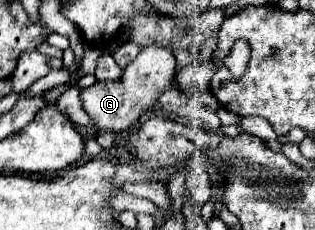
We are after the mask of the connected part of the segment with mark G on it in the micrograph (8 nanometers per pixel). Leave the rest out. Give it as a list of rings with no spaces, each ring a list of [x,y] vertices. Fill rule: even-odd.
[[[147,45],[137,55],[137,59],[125,67],[123,77],[119,81],[95,81],[95,85],[83,89],[81,91],[83,109],[93,119],[93,123],[101,129],[109,129],[115,133],[129,129],[139,121],[139,117],[147,109],[151,109],[157,103],[161,93],[173,87],[175,71],[177,71],[177,63],[167,47]]]

